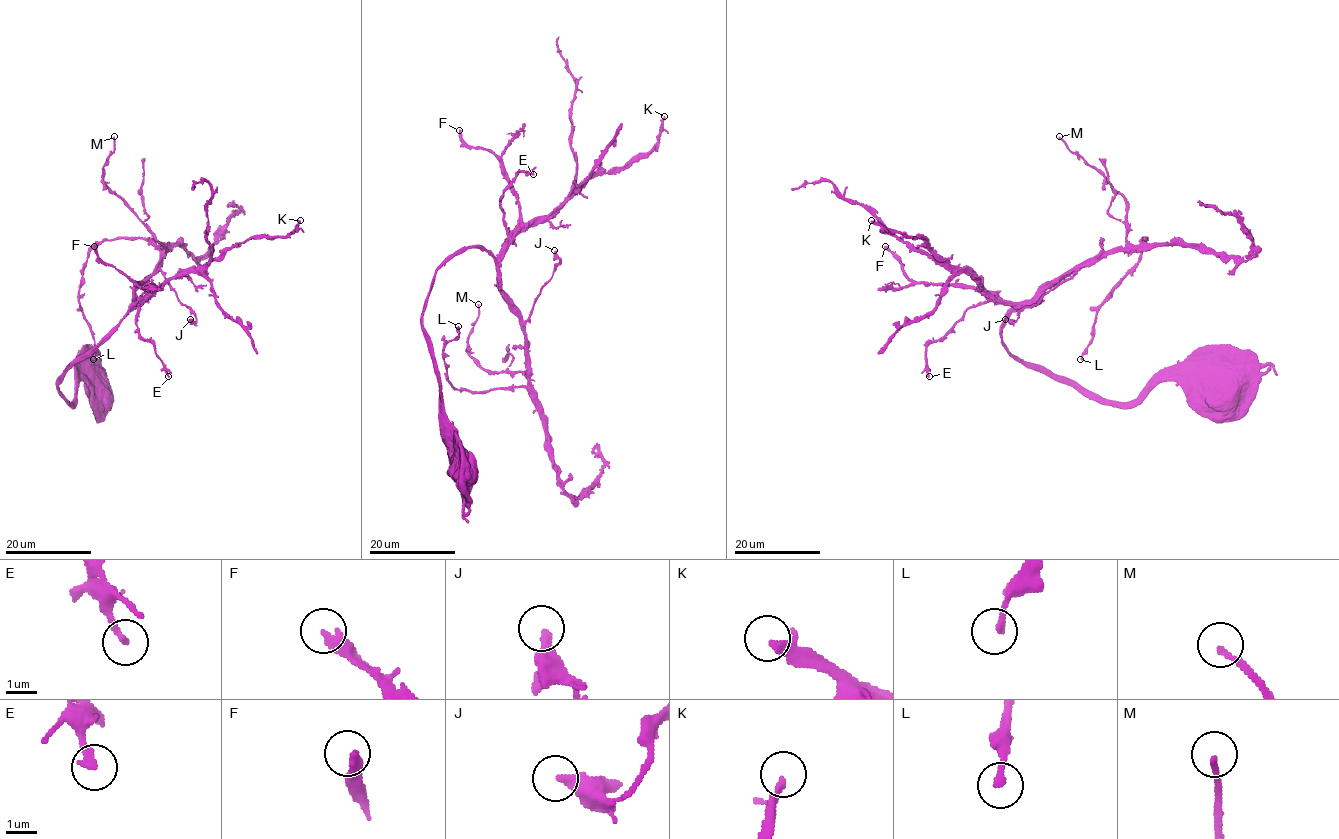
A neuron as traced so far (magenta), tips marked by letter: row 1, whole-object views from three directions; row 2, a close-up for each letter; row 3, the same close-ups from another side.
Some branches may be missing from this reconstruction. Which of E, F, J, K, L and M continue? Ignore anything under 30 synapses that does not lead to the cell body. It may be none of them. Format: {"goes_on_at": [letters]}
{"goes_on_at": []}

